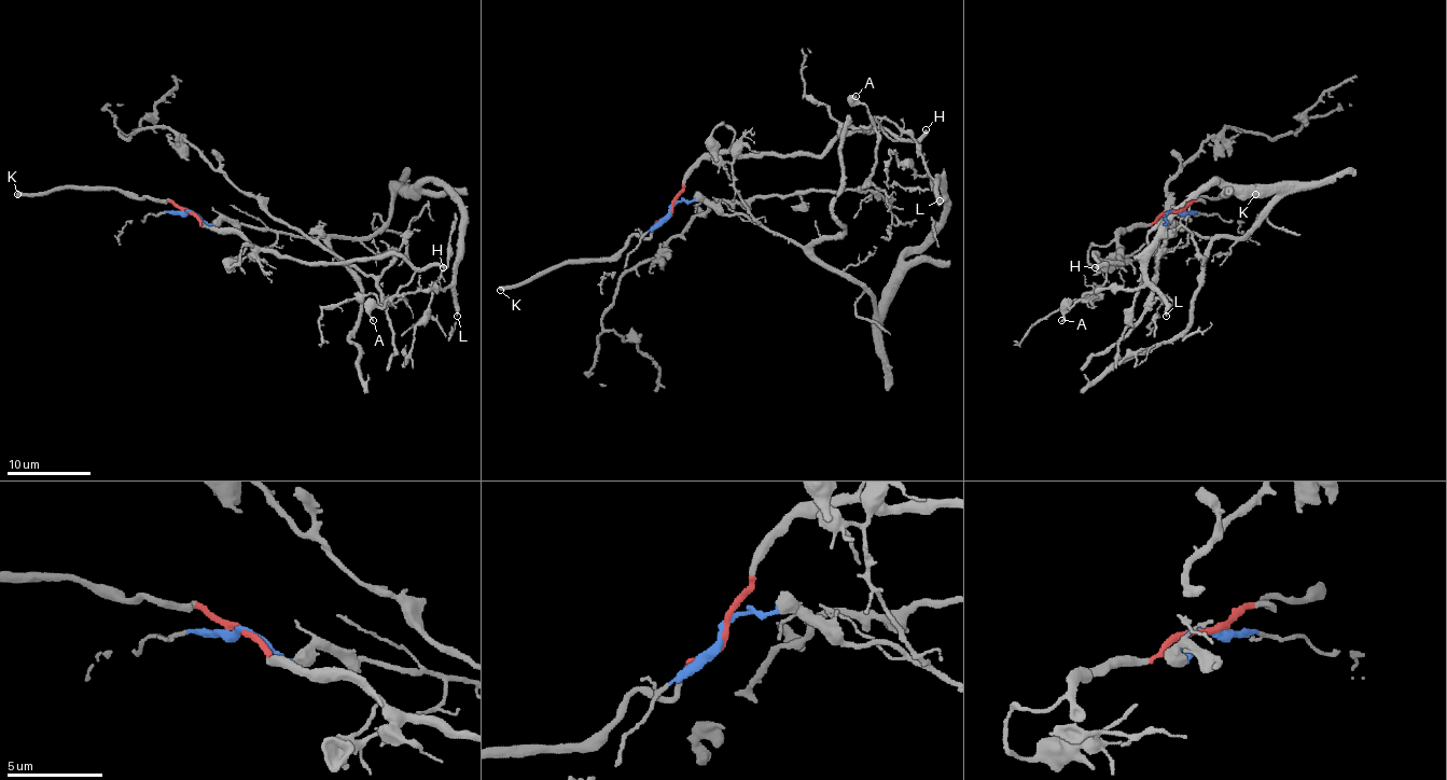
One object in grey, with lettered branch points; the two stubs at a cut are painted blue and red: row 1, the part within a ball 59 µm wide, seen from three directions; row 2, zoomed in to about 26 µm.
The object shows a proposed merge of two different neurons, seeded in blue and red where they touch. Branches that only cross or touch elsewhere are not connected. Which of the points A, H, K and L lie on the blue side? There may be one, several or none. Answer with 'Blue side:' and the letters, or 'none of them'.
Blue side: L

